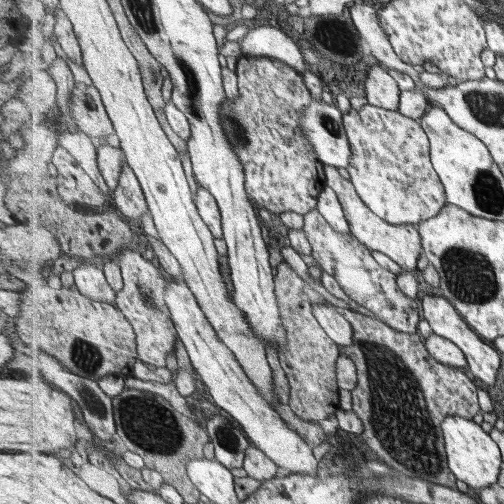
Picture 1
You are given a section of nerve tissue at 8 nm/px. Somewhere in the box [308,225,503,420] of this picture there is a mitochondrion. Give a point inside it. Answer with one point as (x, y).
(469, 277)

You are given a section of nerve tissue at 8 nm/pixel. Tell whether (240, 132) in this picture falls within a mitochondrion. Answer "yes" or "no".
yes

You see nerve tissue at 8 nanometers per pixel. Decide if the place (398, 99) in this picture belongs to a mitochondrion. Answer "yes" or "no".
no

